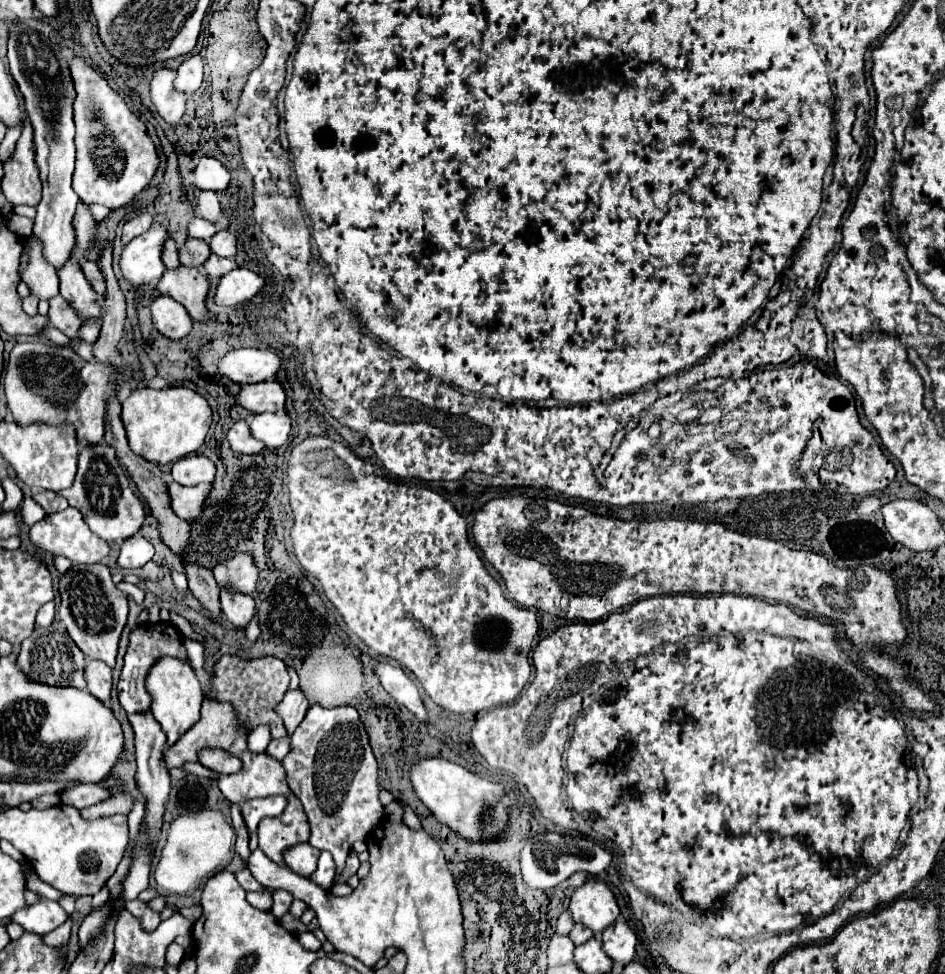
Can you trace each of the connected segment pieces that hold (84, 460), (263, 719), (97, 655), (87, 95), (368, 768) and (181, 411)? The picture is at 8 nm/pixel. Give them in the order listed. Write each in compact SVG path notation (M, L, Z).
M100 440L98 444L84 444L78 460L78 474L70 488L60 490L58 494L68 500L70 506L78 508L94 534L104 538L106 542L124 540L126 536L134 536L144 522L144 504L134 492L134 482L128 478L126 470L116 460L116 450Z
M222 656L214 666L212 678L208 680L210 696L220 700L230 700L238 710L240 720L246 720L250 728L256 728L258 724L270 724L272 738L282 738L288 734L282 718L276 712L276 706L282 702L288 686L290 686L290 676L286 672L286 664L274 656L252 658L252 660L244 660L240 656Z
M74 564L72 570L68 570L60 580L60 594L62 604L58 608L58 614L76 646L86 654L86 658L100 660L114 668L118 640L128 618L128 598L114 586L108 566Z
M78 56L70 60L70 74L76 90L76 170L72 176L72 188L84 204L102 204L110 210L122 208L130 204L154 178L160 164L156 146L146 132L146 124L108 84L106 74L94 70Z
M312 704L294 730L292 750L282 764L290 790L300 798L310 818L310 844L318 850L328 850L340 874L352 844L366 840L384 818L384 806L378 800L378 762L358 710L354 706L324 708Z
M142 388L134 390L122 402L122 422L134 454L154 464L170 464L196 452L204 444L212 424L212 410L206 398L190 388Z

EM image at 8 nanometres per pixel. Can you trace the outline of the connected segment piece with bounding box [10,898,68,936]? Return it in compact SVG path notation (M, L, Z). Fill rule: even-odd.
M42 898L40 902L32 904L30 908L16 912L10 920L20 924L26 932L34 932L34 934L44 936L44 934L56 930L60 924L64 924L68 920L68 914L62 912L58 902Z

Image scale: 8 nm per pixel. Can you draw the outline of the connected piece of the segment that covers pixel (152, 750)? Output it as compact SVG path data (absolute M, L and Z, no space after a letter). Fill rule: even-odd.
M134 712L128 716L130 724L134 728L136 734L136 760L138 760L138 788L140 792L146 796L148 804L146 804L146 824L150 824L150 836L154 836L154 840L158 840L160 828L162 828L162 816L164 816L164 804L168 800L168 792L170 792L170 772L164 764L164 750L166 750L166 734L162 732L162 726L154 720L152 712Z

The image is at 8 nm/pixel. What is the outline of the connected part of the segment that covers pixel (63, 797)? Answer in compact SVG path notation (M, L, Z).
M80 784L80 786L60 794L60 802L74 806L74 808L86 808L86 806L92 806L106 798L110 798L106 788L100 788L98 784Z

